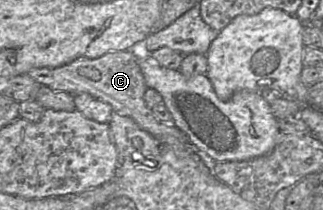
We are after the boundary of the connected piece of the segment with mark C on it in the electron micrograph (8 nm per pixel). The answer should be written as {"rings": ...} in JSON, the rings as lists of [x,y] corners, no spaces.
{"rings":[[[130,50],[108,52],[95,59],[78,58],[59,67],[32,68],[27,74],[52,90],[68,92],[72,95],[87,93],[108,103],[114,112],[130,117],[151,135],[163,136],[163,142],[171,144],[172,147],[188,147],[191,143],[187,135],[176,126],[158,121],[152,110],[146,106],[144,93],[148,88],[138,58]]]}

